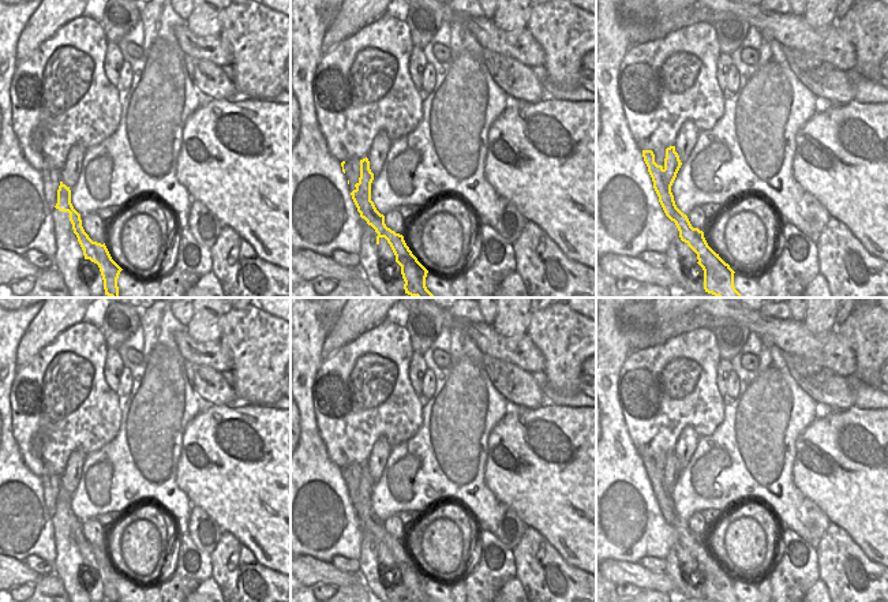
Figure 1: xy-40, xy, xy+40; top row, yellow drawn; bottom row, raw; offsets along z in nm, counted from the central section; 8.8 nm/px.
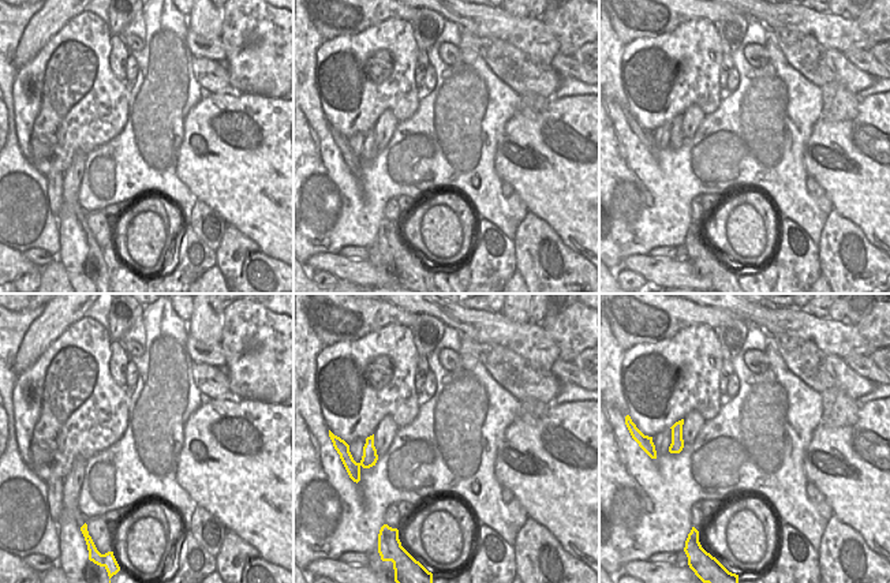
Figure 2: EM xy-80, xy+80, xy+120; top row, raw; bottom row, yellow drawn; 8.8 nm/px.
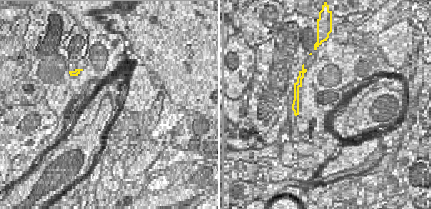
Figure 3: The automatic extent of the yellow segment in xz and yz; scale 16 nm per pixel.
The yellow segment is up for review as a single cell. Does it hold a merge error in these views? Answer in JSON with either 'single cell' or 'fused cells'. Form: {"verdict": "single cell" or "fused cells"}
{"verdict": "fused cells"}

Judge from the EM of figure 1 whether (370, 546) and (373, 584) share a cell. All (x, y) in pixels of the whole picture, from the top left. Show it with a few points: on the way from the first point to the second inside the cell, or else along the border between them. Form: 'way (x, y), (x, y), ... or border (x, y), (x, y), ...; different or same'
way (370, 556), (371, 575); same

